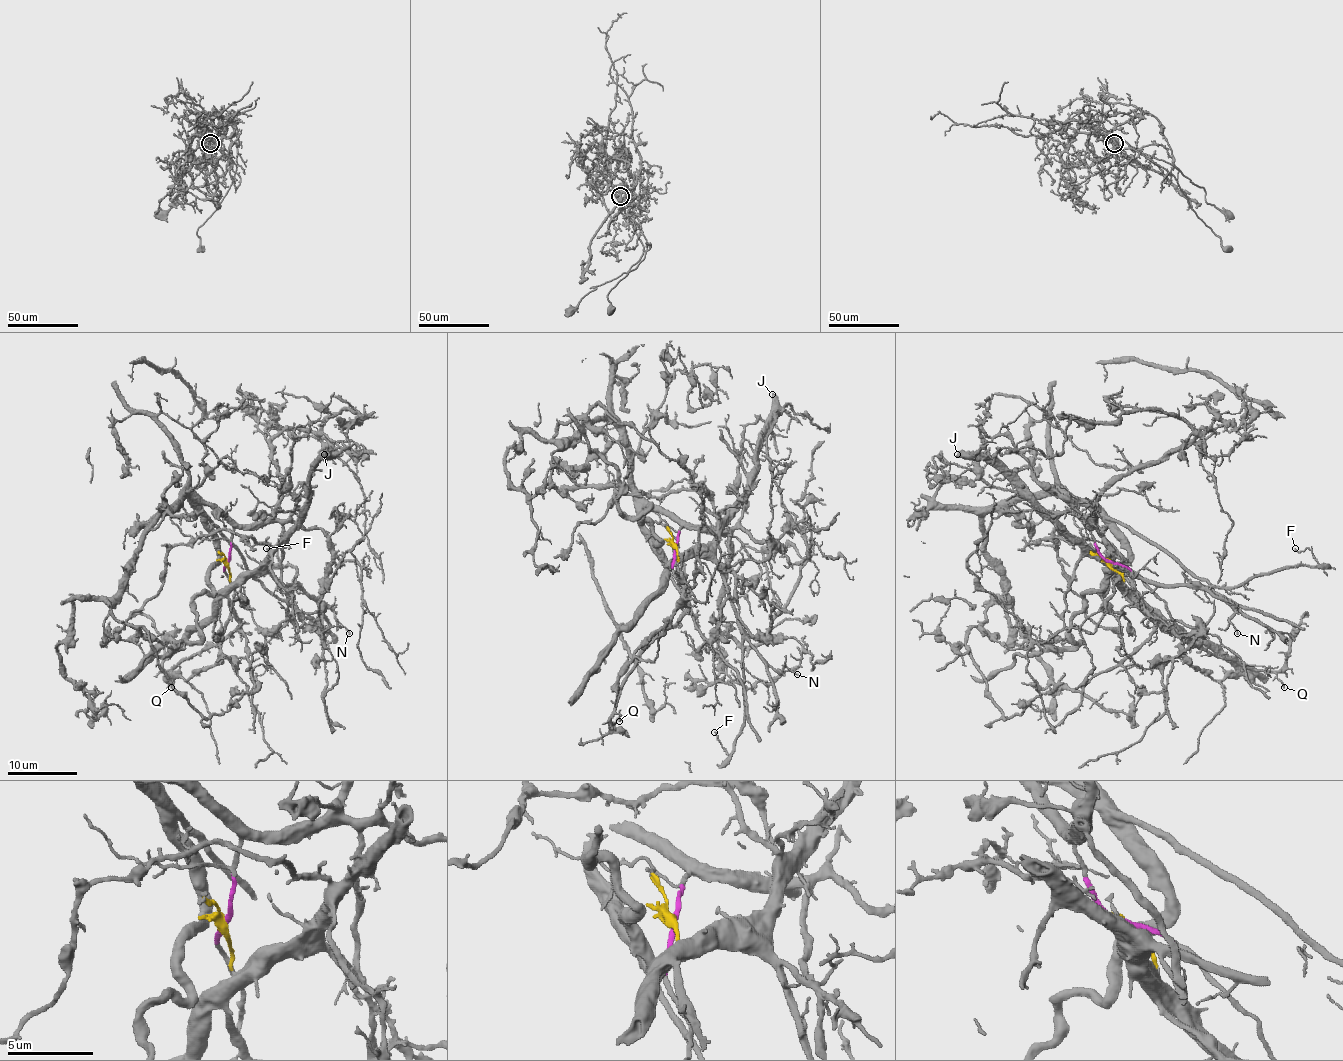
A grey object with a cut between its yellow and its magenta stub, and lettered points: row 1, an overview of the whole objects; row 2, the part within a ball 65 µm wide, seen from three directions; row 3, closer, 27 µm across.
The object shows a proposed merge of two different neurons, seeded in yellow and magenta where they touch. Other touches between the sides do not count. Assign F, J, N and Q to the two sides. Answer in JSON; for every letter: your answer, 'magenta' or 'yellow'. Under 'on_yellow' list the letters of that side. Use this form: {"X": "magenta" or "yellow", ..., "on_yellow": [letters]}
{"F": "yellow", "J": "yellow", "N": "yellow", "Q": "yellow", "on_yellow": ["F", "J", "N", "Q"]}

